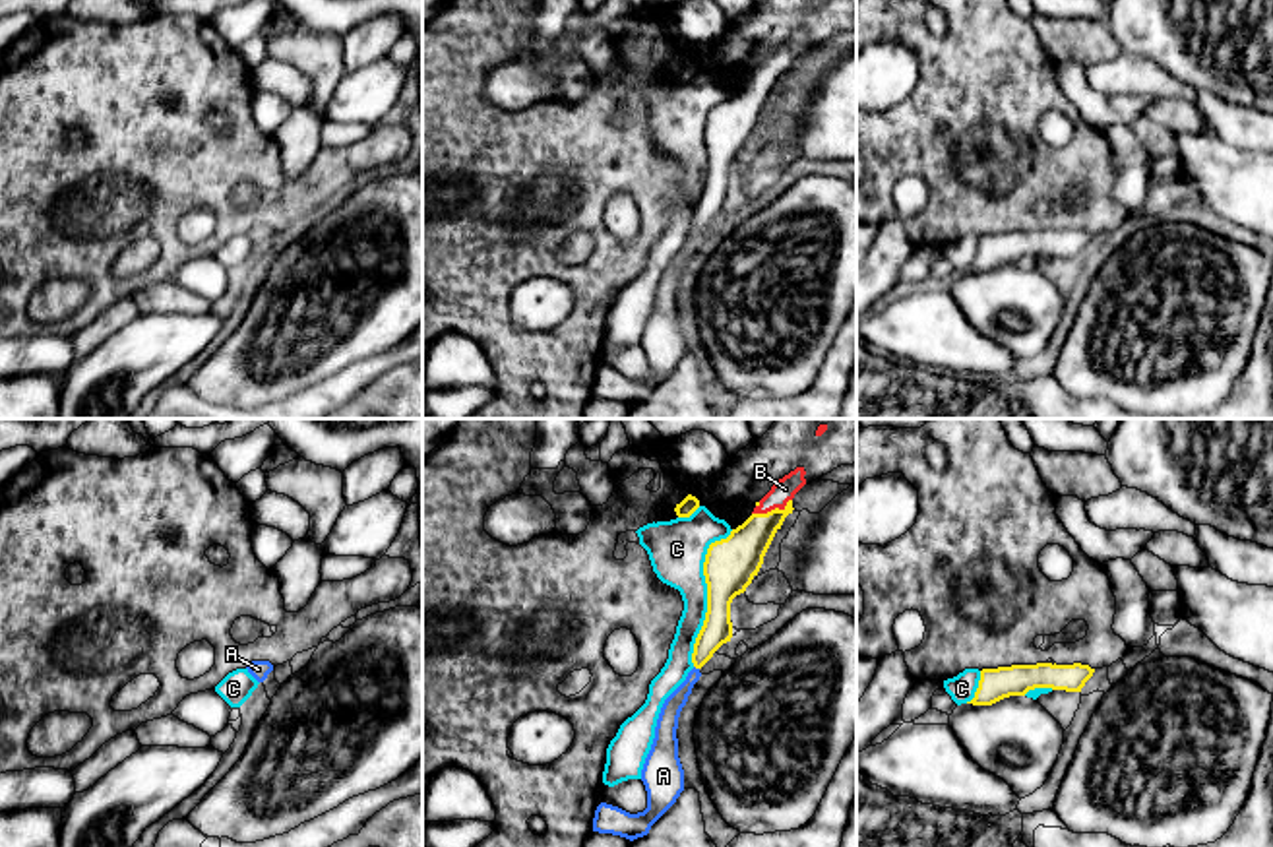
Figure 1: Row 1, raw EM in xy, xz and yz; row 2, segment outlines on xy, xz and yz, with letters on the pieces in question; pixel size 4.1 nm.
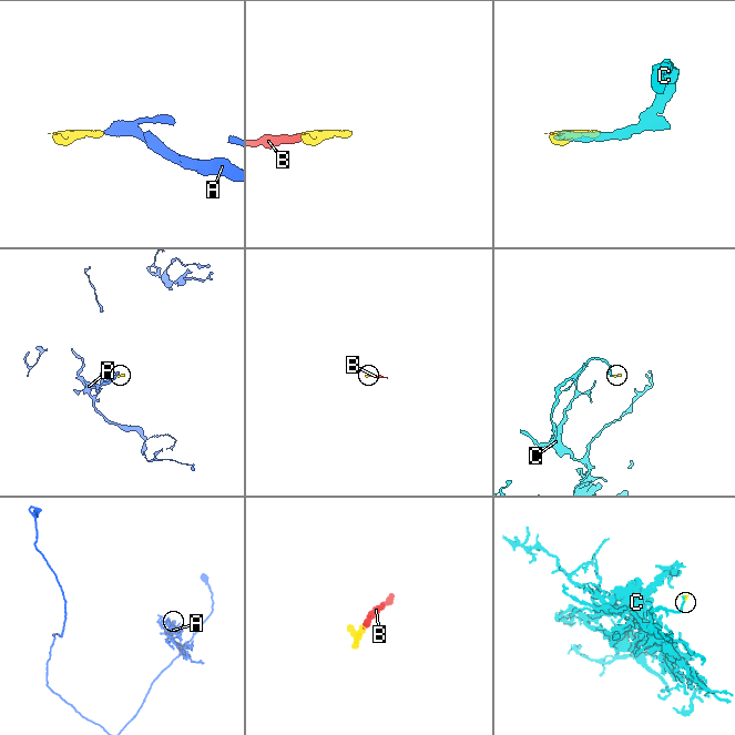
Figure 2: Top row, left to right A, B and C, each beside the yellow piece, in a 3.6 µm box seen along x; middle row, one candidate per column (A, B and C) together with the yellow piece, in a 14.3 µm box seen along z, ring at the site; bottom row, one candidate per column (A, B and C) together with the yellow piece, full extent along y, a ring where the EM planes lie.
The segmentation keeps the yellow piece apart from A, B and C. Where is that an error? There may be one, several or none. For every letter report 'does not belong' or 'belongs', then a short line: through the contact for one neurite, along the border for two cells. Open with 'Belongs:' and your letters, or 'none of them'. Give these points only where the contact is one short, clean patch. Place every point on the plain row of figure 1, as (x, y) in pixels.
Belongs: A, B
A: belongs; line xz (717, 194), (696, 233), (671, 276)
B: belongs; line xz (737, 125), (772, 76), (785, 55)
C: does not belong

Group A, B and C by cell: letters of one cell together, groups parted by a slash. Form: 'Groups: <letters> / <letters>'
Groups: A B / C

